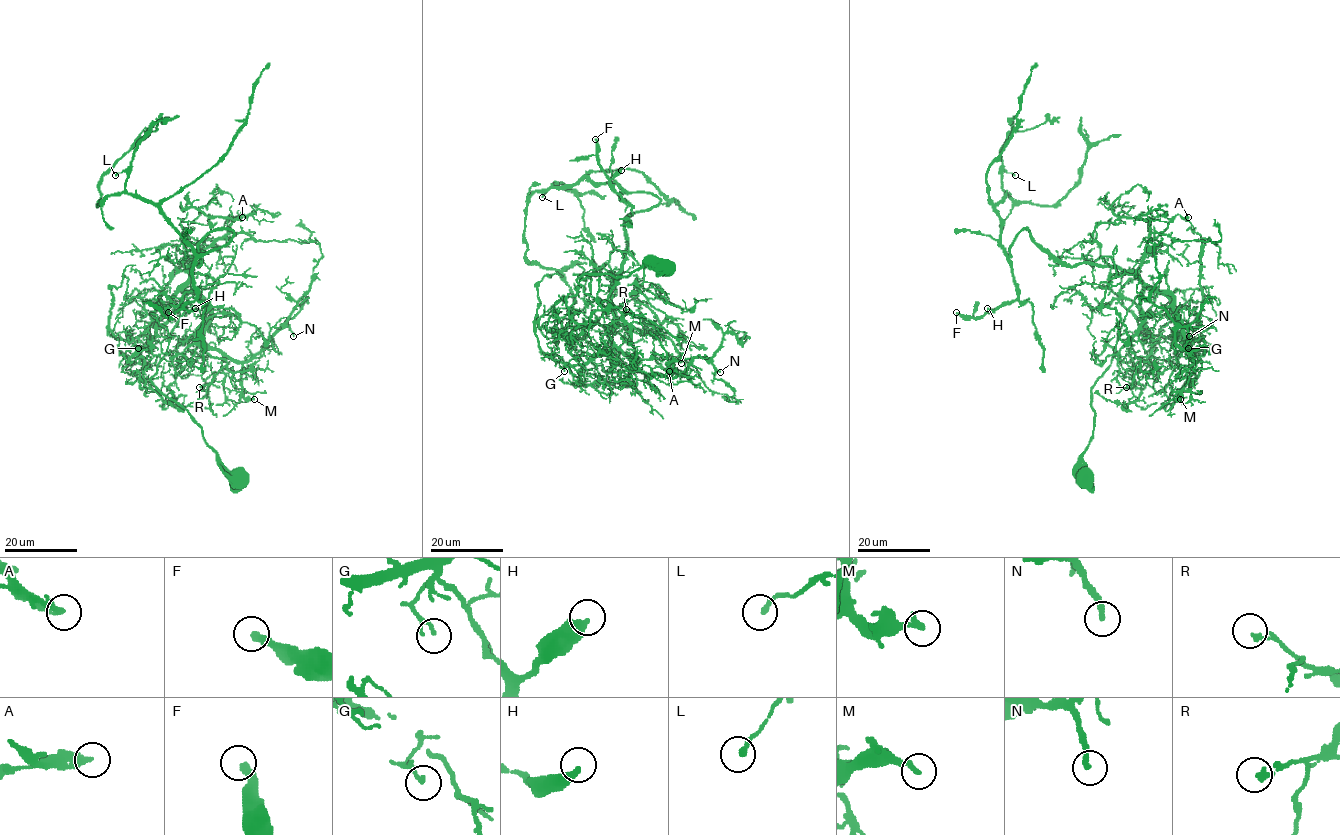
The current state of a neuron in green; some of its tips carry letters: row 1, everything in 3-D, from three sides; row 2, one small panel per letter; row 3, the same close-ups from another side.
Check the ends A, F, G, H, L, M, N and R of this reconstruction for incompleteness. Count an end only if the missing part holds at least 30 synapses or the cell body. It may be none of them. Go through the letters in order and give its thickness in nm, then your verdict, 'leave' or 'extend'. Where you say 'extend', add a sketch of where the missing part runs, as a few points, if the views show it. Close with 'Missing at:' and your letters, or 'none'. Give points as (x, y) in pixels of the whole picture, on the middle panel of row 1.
A: 280 nm | leave
F: 340 nm | extend | (595, 139), (589, 129), (624, 107), (624, 95), (617, 85), (620, 84)
G: 110 nm | leave
H: 400 nm | leave
L: 220 nm | leave
M: 280 nm | leave
N: 220 nm | extend | (720, 372), (731, 381), (730, 393)
R: 190 nm | leave
Missing at: F, N

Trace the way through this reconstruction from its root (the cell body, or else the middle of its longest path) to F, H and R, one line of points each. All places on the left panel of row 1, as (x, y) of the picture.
F: (239, 475), (151, 380), (186, 304), (185, 267), (230, 229), (196, 260), (196, 299), (168, 312)
H: (239, 475), (151, 380), (186, 304), (185, 267), (230, 229), (196, 260), (195, 308)
R: (239, 475), (151, 380), (186, 304), (183, 287), (207, 304), (200, 347), (227, 362), (199, 387)

